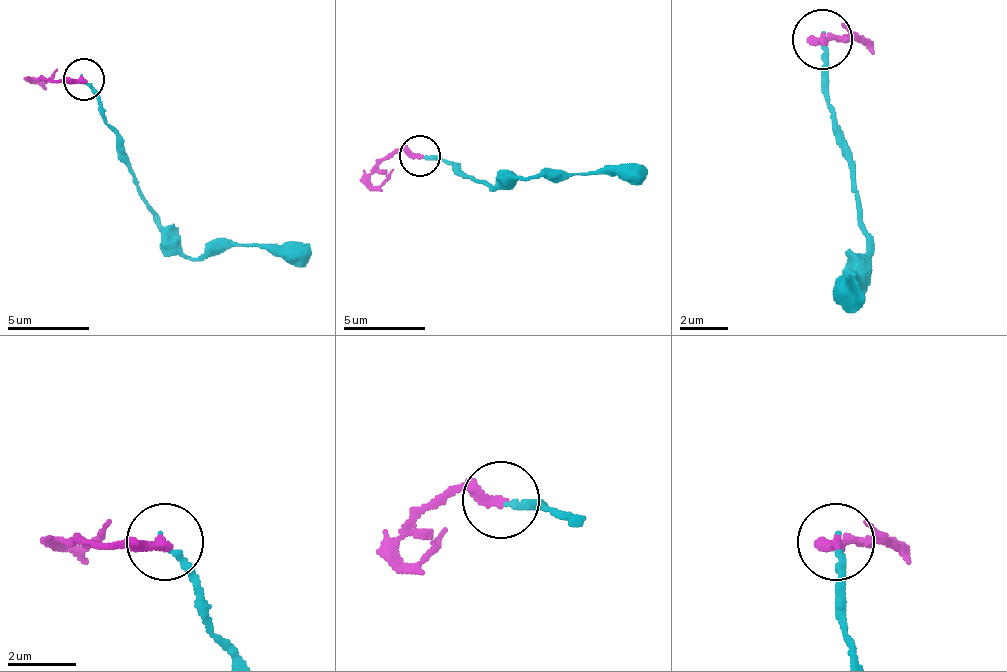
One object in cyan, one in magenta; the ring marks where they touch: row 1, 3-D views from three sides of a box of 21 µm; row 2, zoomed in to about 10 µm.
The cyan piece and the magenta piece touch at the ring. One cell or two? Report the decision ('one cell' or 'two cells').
two cells

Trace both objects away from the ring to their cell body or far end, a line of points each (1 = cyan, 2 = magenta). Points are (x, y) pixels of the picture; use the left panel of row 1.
1: (84, 80), (150, 212), (187, 257), (212, 257), (232, 245), (282, 245), (306, 265)
2: (84, 80), (43, 80), (51, 80), (43, 88)

